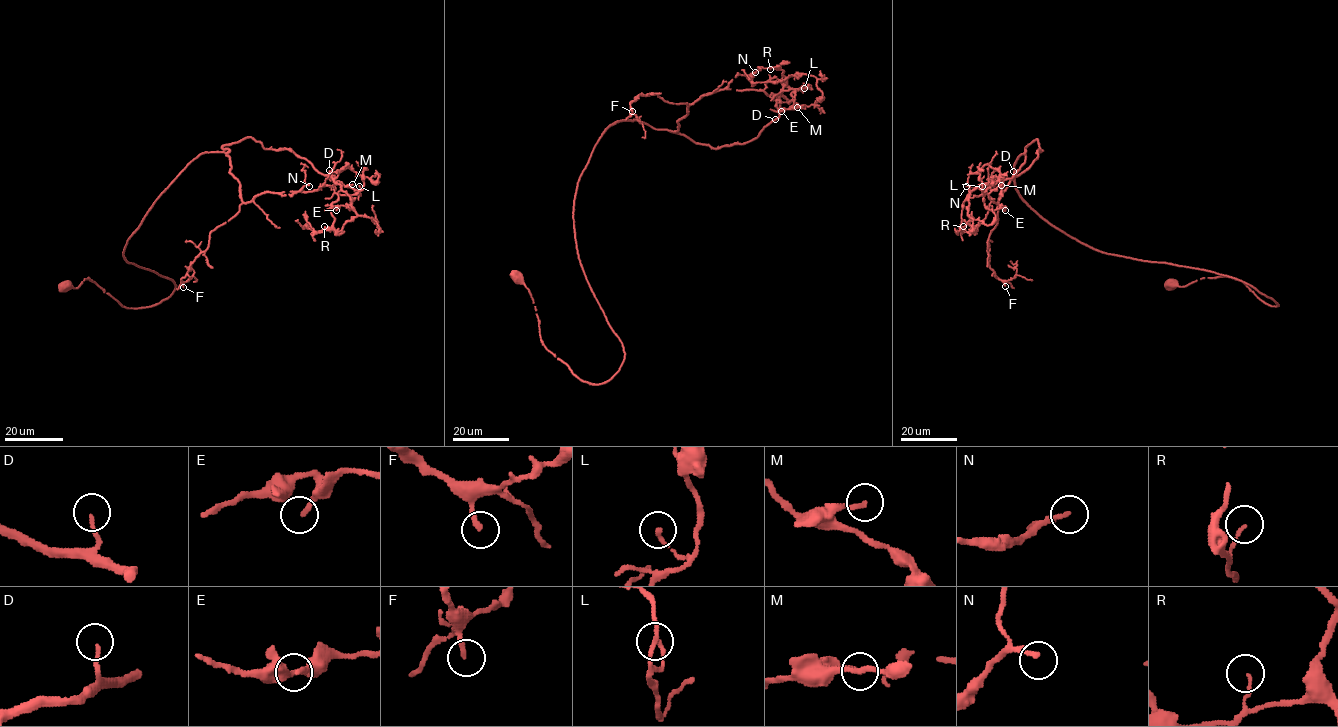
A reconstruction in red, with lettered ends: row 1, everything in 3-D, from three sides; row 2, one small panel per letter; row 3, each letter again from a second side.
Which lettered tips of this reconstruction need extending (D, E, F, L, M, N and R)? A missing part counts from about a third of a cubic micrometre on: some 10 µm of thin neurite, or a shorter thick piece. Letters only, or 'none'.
F

